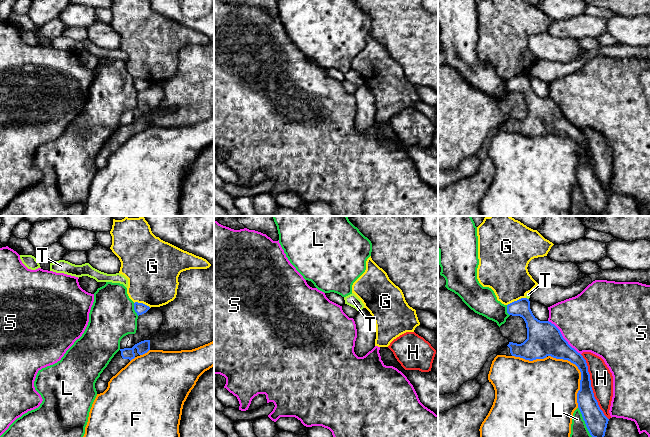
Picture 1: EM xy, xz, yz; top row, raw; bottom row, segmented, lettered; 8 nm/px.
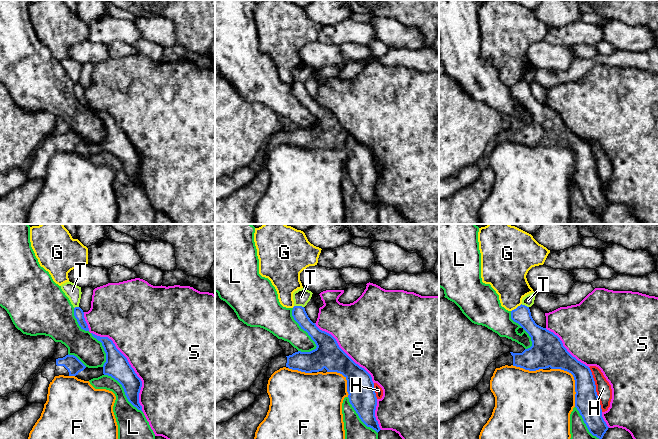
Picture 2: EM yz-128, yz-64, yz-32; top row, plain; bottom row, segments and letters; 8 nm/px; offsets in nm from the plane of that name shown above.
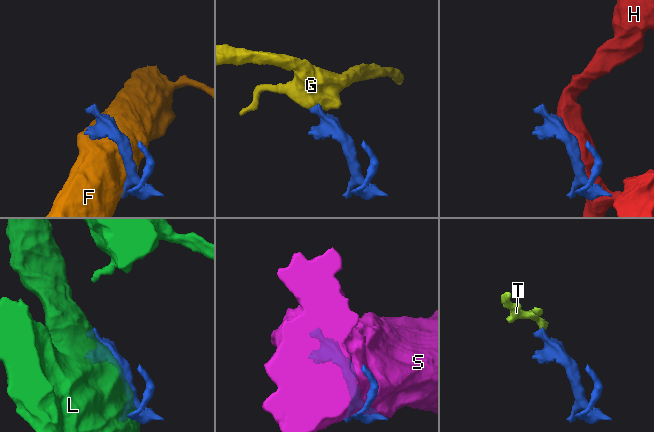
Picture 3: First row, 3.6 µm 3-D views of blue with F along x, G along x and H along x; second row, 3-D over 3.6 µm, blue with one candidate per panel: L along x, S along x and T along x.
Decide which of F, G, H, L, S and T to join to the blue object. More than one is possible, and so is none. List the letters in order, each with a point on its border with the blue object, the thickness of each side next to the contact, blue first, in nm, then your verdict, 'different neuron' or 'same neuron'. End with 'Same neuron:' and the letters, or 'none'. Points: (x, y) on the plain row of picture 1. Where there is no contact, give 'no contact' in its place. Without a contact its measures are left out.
F: meets blue in yz at (581, 149); 150 nm thick on the blue side, 420 nm on the other; different neuron
G: meets blue in yz at (517, 76); 140 nm thick on the blue side, 360 nm on the other; different neuron
H: meets blue in yz at (591, 163); 170 nm thick on the blue side, 180 nm on the other; different neuron
L: meets blue in xy at (134, 85); 90 nm thick on the blue side, 360 nm on the other; different neuron
S: meets blue in yz at (562, 113); 280 nm thick on the blue side, 480 nm on the other; different neuron
T: meets blue in yz at (526, 74); 140 nm thick on the blue side, 30 nm on the other; different neuron
Same neuron: none

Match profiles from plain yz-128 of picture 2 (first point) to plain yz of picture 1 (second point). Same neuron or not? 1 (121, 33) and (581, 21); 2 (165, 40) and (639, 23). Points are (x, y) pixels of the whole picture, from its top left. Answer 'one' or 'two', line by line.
1: one
2: one

